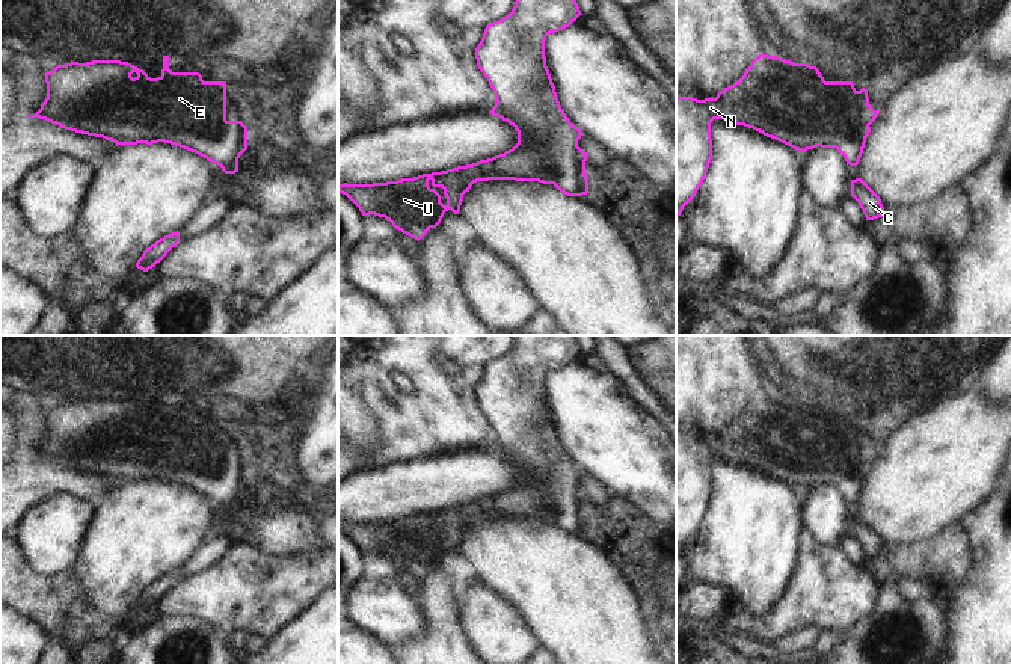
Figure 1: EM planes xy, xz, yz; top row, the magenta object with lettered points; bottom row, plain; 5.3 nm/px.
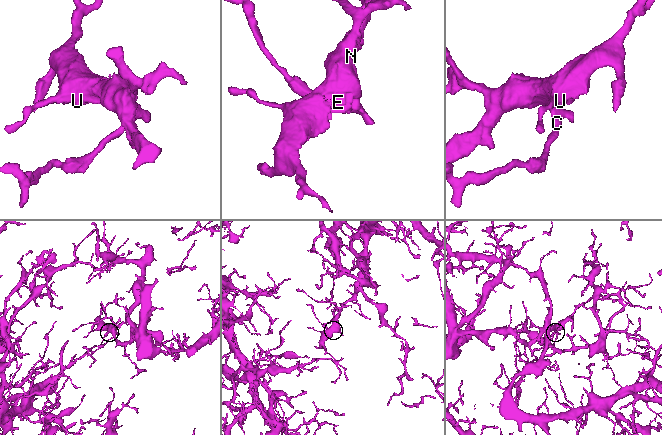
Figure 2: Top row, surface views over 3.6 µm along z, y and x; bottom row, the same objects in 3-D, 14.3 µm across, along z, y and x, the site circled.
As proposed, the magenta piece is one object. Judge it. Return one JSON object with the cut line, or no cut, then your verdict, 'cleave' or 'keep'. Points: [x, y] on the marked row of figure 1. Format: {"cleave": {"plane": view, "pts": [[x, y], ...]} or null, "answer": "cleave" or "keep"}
{"cleave": null, "answer": "keep"}

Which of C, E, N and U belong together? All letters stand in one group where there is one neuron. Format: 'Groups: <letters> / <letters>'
Groups: C E N U

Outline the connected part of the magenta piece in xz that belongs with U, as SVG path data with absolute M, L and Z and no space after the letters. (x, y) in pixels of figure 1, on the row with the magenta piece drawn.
M516 0L509 15L486 26L474 54L478 69L495 92L496 101L490 113L518 131L518 143L512 149L472 164L413 178L373 184L338 183L338 192L346 195L362 216L385 217L395 229L418 241L441 223L448 210L459 214L463 195L477 181L539 181L552 184L567 196L587 195L588 154L578 146L582 131L561 109L545 57L546 36L569 27L579 15L582 14L576 0Z

